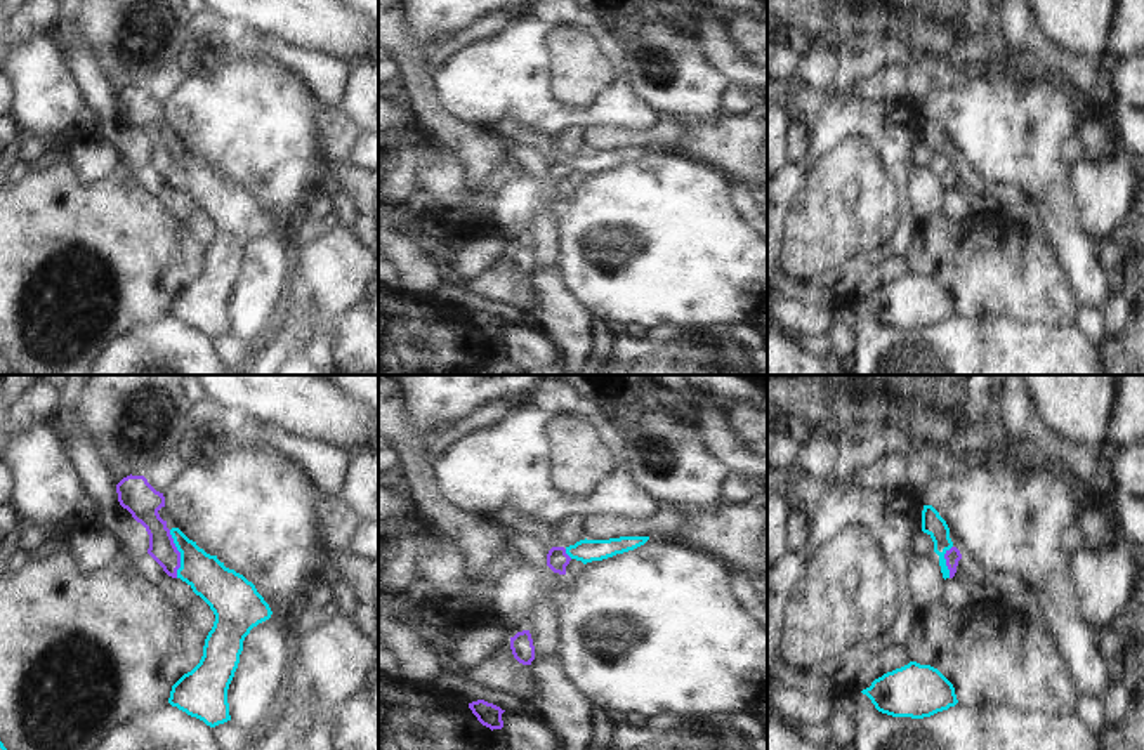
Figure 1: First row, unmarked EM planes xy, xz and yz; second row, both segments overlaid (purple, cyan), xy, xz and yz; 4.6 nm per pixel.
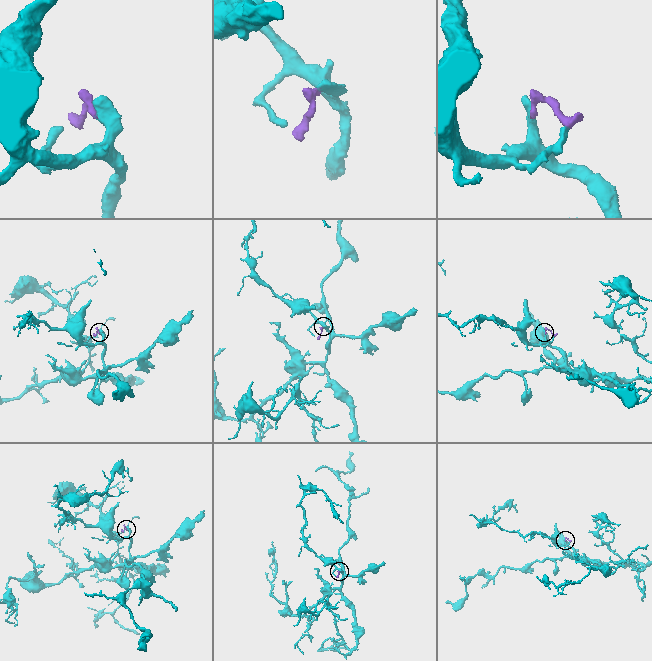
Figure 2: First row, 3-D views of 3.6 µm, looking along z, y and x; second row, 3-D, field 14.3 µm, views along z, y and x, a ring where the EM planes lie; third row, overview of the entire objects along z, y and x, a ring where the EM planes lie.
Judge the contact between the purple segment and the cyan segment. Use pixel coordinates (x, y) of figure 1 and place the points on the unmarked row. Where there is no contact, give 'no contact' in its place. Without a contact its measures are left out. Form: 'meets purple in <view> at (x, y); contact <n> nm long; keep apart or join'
meets purple in xy at (179, 165); contact 220 nm long; join

